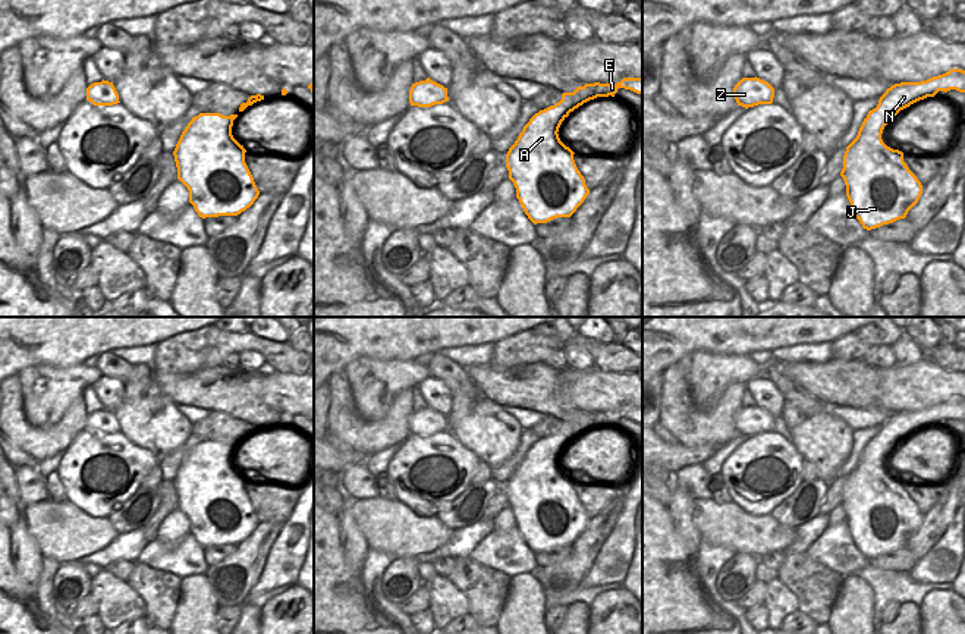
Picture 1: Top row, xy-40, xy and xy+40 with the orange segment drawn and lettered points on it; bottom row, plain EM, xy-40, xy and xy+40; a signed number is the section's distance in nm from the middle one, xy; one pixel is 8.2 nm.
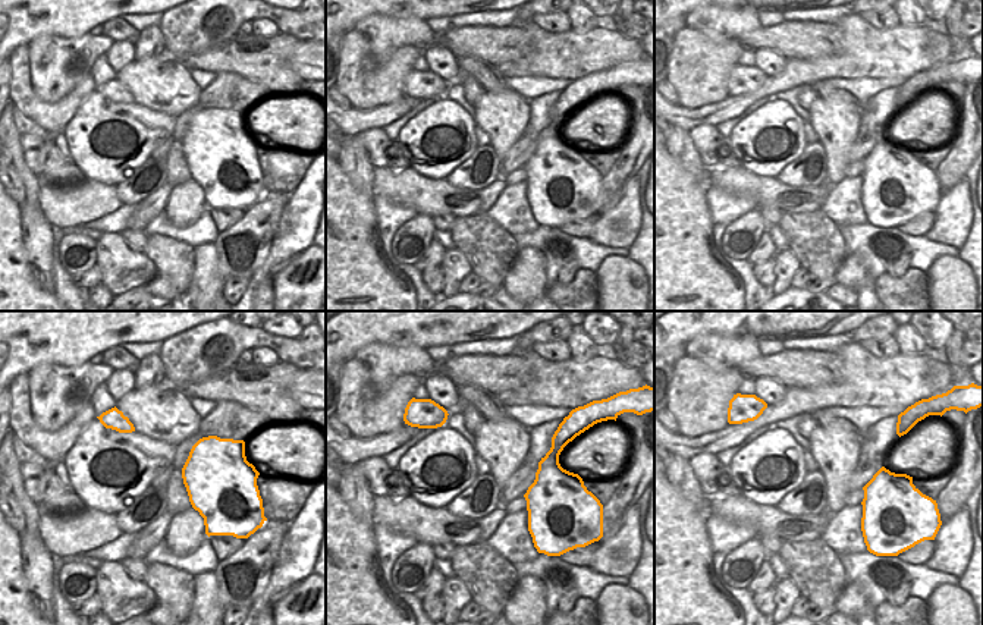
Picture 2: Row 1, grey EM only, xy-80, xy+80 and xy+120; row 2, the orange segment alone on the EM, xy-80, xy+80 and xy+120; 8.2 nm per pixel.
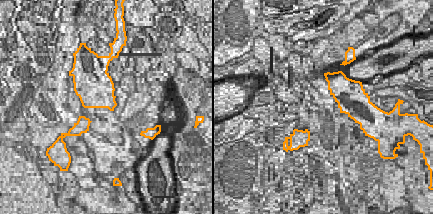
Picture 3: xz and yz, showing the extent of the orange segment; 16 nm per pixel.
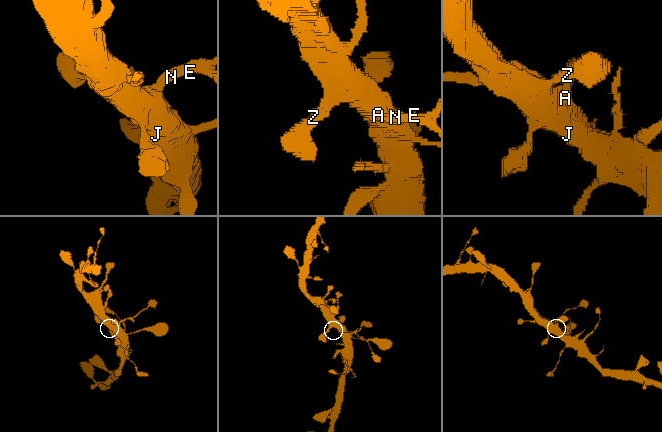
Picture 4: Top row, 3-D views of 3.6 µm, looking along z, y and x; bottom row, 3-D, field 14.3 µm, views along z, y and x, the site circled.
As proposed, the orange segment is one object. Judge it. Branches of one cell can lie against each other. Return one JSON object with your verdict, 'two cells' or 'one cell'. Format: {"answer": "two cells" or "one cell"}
{"answer": "two cells"}

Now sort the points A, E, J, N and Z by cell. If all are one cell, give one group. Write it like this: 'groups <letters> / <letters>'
groups A J Z / E N

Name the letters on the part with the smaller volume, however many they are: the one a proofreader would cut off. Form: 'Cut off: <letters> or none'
Cut off: E, N

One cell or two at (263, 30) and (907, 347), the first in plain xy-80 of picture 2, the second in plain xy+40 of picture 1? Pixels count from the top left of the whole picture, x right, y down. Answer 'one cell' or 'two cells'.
one cell

